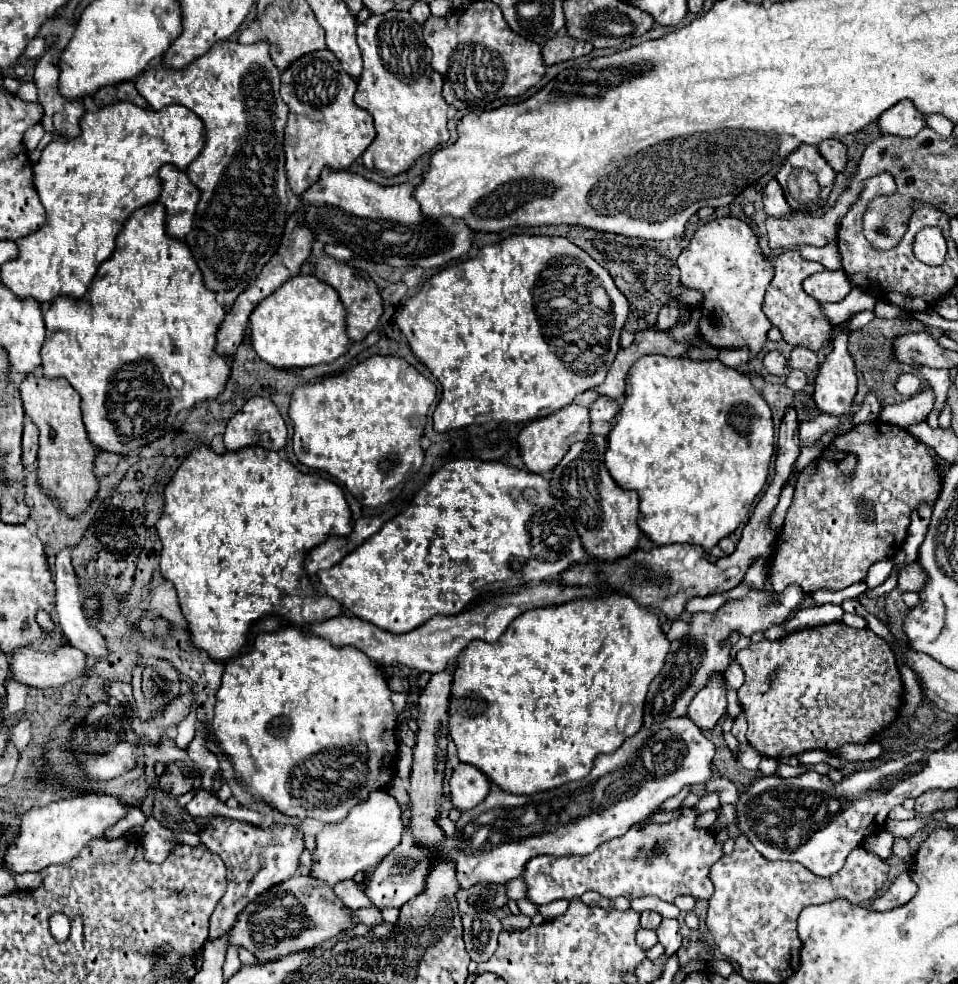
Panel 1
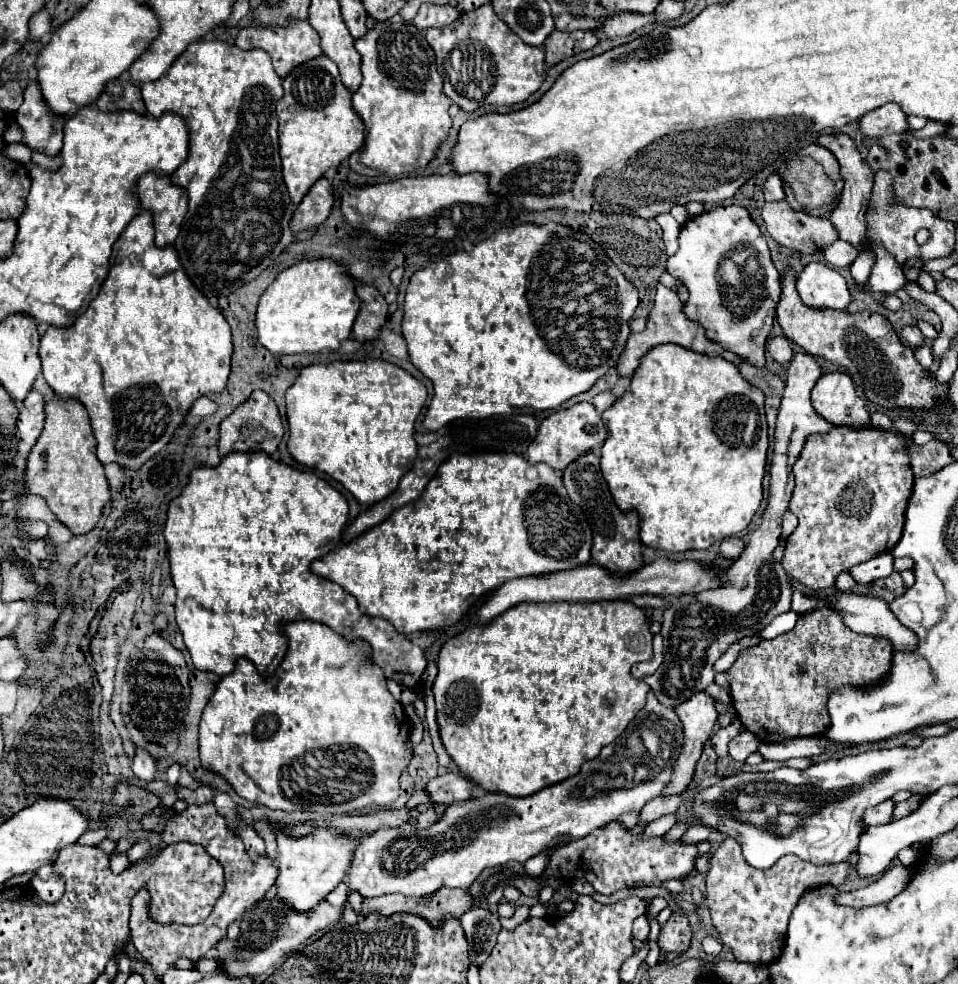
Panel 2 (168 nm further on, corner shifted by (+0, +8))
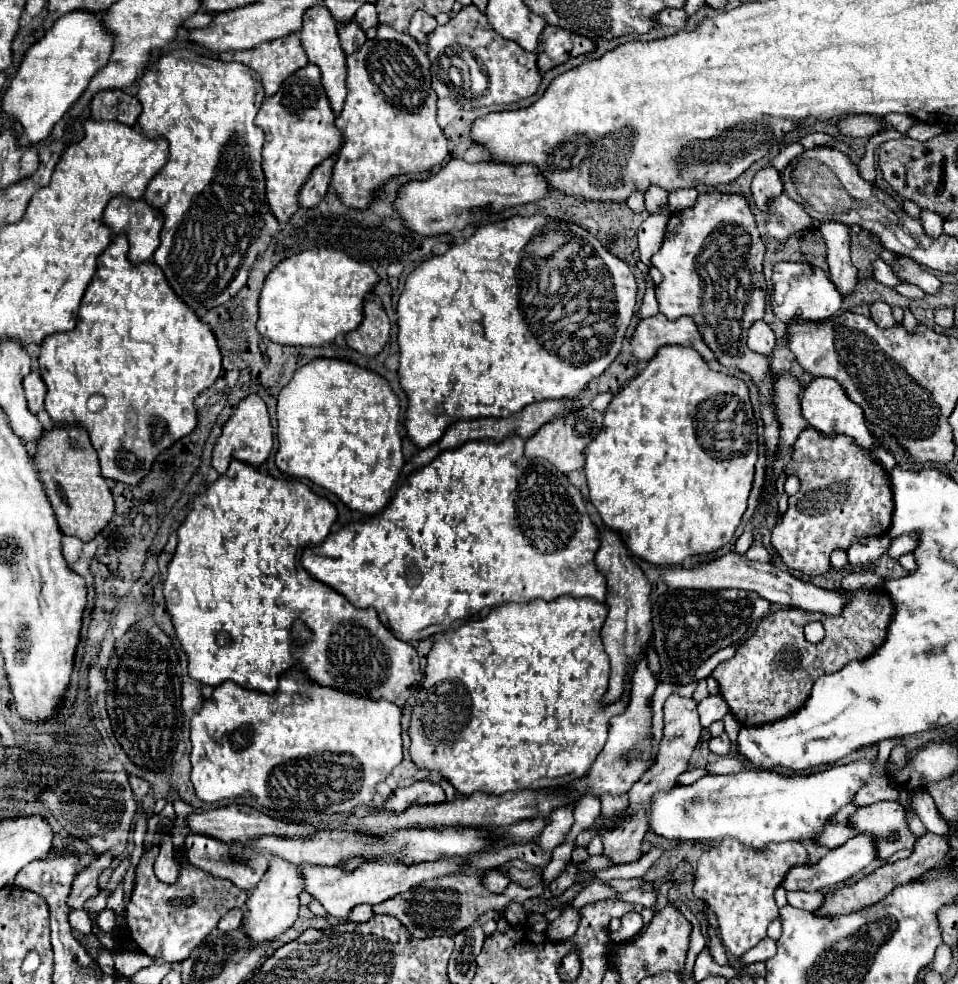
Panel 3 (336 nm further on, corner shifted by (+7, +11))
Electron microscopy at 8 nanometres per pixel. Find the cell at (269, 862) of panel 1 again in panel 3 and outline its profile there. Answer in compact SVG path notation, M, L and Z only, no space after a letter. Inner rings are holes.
M154 844L150 850L142 854L142 860L136 868L134 878L134 890L132 898L126 906L128 912L128 932L126 940L136 944L144 954L152 956L156 962L182 962L190 952L218 926L218 920L232 908L242 908L248 900L248 892L234 886L230 880L214 878L210 872L204 872L202 868L194 866L188 860L188 850L182 844L174 852L174 860L180 868L178 882L166 884L160 882L154 874L154 862L160 854L160 846ZM174 896L196 896L196 902L186 908L174 912L174 908L166 908L166 900L172 900Z

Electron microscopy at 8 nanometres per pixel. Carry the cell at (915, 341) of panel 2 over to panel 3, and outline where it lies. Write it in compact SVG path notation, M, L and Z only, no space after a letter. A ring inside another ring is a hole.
M874 302L870 306L870 312L872 312L872 320L880 326L880 328L894 328L898 322L894 320L892 316L892 308L890 304L886 302Z

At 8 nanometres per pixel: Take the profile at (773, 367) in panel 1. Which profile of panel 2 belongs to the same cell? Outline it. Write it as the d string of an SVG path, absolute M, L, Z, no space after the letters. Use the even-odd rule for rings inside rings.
M773 337L773 339L769 339L767 349L769 349L769 355L777 363L781 363L781 365L787 365L791 361L791 357L793 357L791 345L789 345L789 341L785 337Z

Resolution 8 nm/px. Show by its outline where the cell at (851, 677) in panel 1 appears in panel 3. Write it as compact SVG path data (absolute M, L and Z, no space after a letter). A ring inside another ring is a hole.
M862 590L844 594L852 604L838 618L822 616L818 612L802 612L800 608L772 612L758 624L754 636L738 648L734 658L720 662L714 668L712 678L718 682L722 698L742 726L762 726L798 712L806 698L810 698L818 676L842 670L852 660L864 660L882 646L892 616L892 604L886 592ZM814 620L822 622L826 630L824 640L818 644L810 644L804 638L804 626Z

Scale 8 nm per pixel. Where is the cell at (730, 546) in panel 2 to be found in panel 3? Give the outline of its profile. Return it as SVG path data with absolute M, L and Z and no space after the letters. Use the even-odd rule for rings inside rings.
M746 528L734 545L735 552L744 555L752 545L752 542L752 531Z

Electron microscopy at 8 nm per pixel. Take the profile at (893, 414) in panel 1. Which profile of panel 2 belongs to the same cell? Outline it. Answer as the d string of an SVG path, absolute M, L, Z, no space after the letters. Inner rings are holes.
M921 345L921 347L917 347L915 349L915 359L925 367L925 369L929 369L931 365L933 365L933 355L931 355L931 347L927 347L927 345Z

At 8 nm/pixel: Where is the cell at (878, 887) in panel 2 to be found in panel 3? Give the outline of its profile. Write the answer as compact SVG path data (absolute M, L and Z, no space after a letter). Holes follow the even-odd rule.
M788 892L788 904L800 910L816 912L826 902L826 892Z

